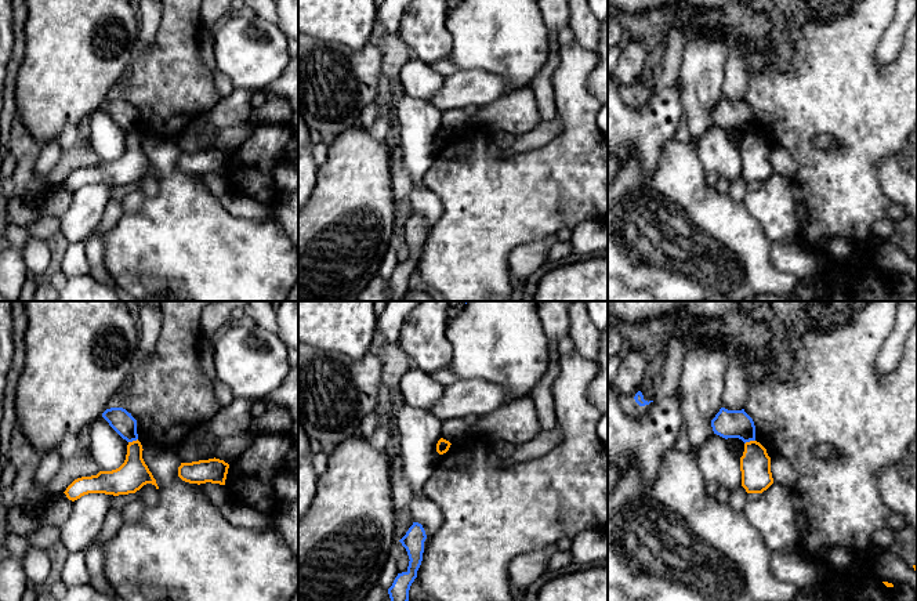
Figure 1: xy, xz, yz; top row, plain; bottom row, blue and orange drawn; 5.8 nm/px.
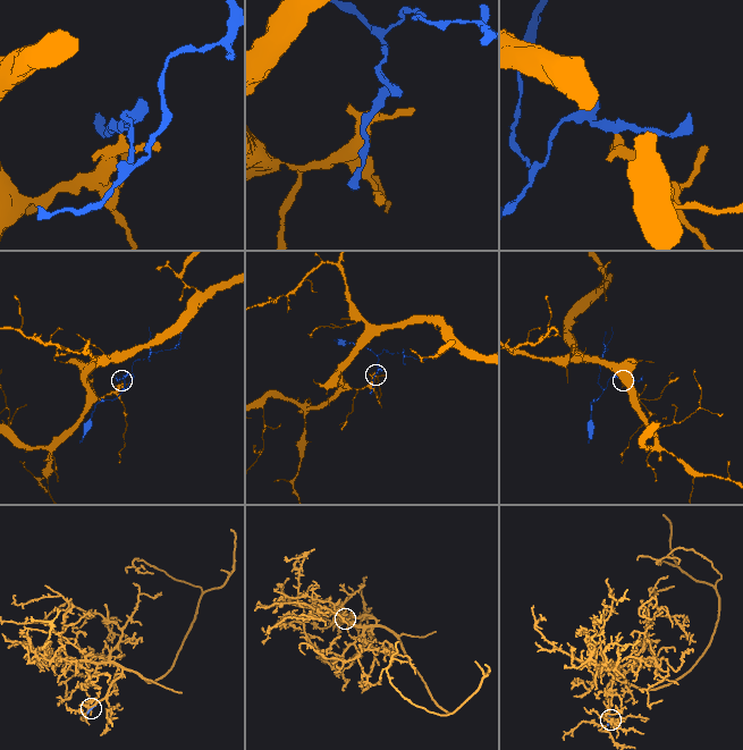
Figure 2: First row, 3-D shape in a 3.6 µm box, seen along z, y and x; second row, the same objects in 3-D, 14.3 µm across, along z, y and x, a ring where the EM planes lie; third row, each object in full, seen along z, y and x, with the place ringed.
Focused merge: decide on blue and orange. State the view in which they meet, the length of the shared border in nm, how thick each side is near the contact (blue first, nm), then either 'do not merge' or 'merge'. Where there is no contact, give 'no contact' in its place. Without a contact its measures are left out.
yz | 70 nm | 160/180 nm | do not merge

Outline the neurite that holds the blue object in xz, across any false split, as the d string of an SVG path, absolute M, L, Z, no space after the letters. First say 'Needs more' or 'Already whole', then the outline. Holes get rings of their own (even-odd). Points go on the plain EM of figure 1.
Already whole. M413 213L406 225L399 231L409 246L406 263L398 264L392 276L388 279L391 301L402 301L409 292L409 280L423 251L424 232L427 229L421 214Z

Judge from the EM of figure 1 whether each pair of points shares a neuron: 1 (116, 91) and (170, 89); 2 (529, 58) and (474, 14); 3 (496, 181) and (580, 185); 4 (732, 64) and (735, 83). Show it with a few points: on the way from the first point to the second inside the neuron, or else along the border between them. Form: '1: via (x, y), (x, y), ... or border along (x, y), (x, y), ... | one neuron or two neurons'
1: border along (130, 69), (130, 80), (122, 97) | two neurons
2: via (515, 44), (499, 28), (488, 25) | one neuron
3: via (517, 185), (560, 185) | one neuron
4: via (735, 68), (735, 79) | one neuron

